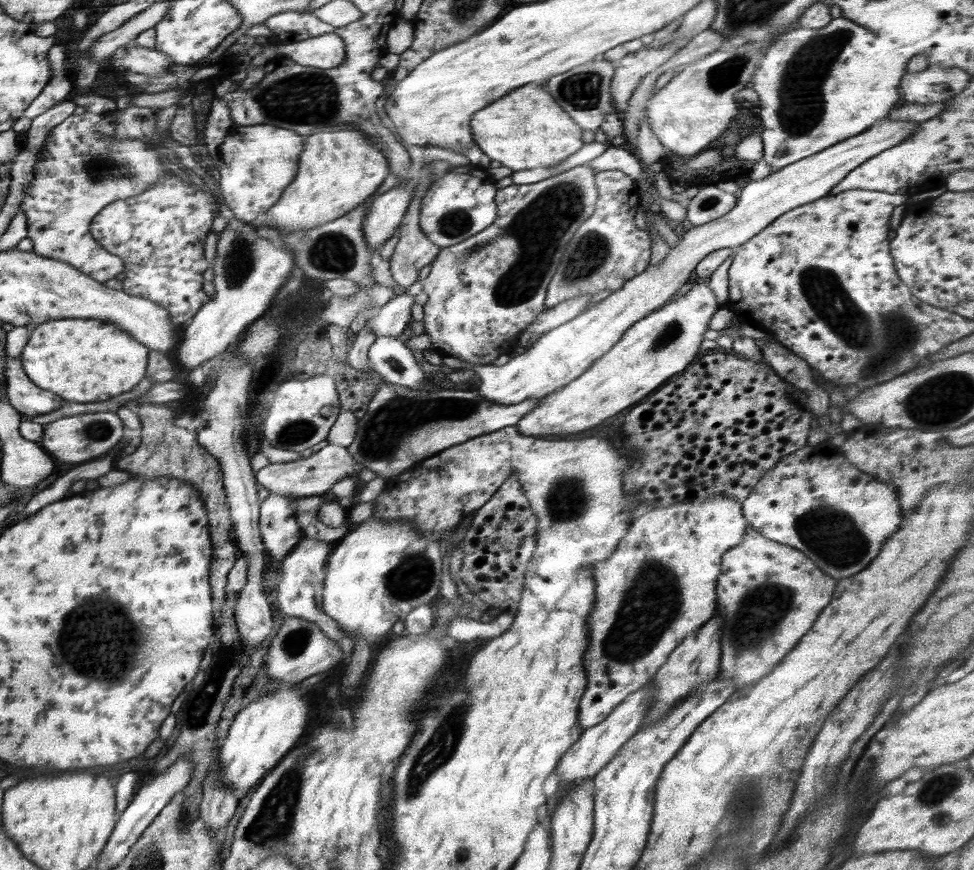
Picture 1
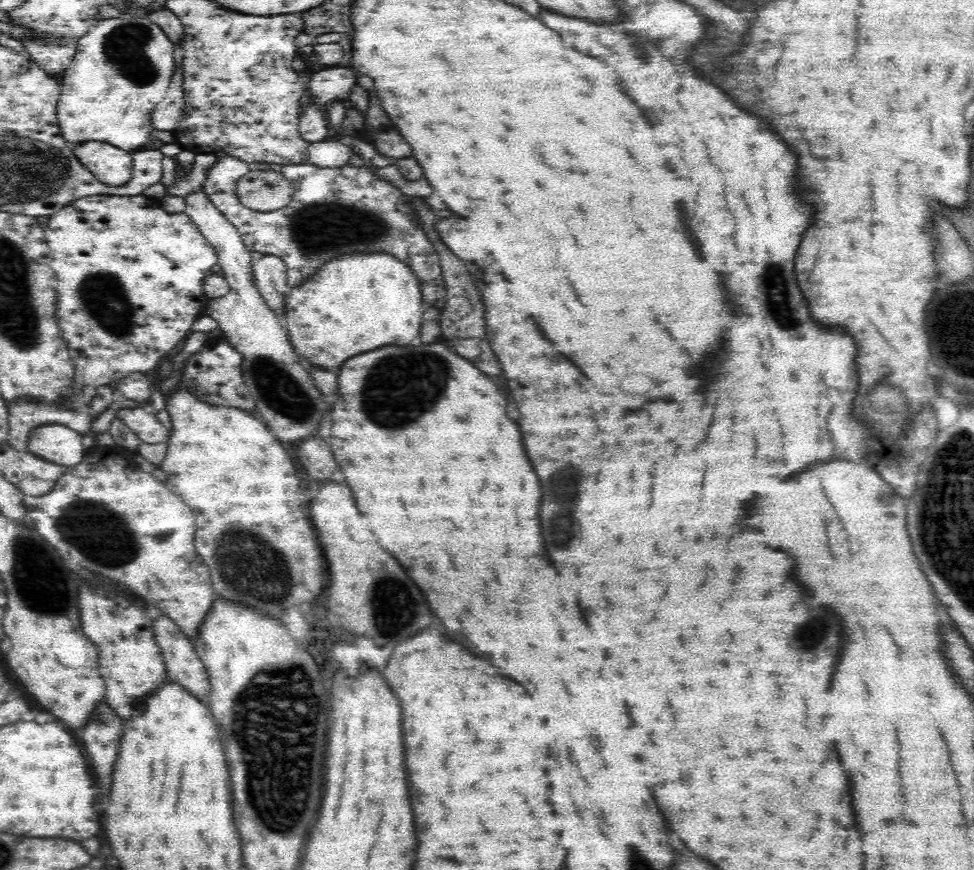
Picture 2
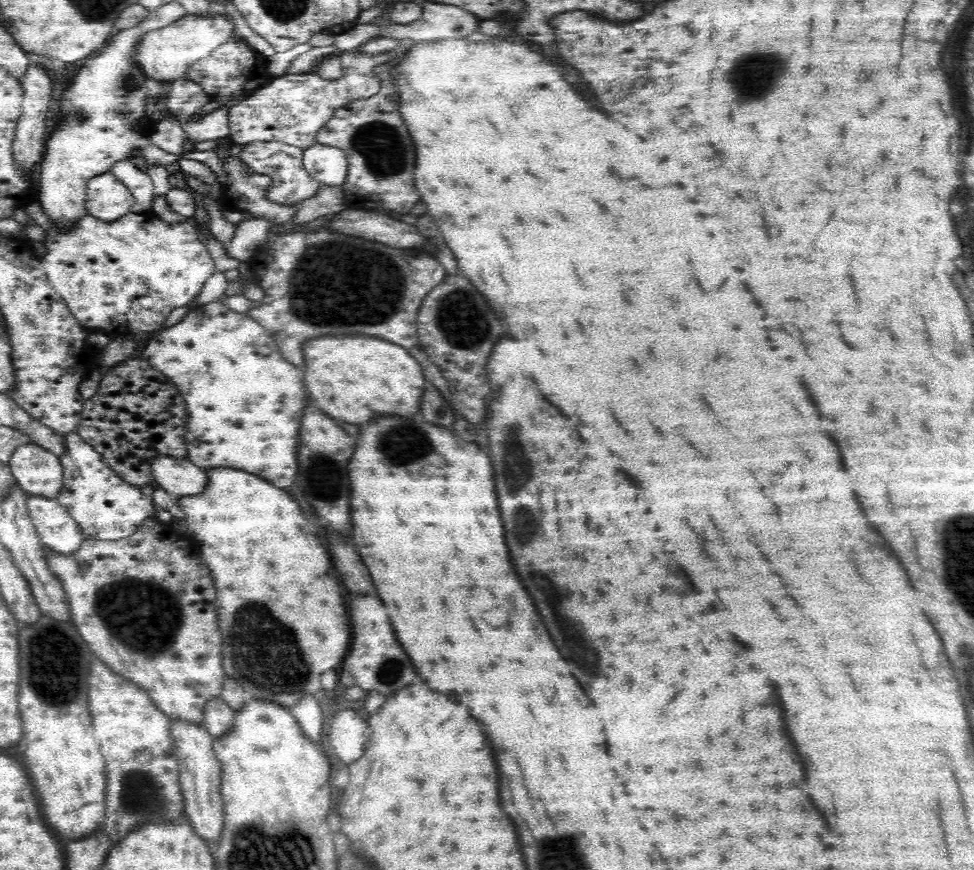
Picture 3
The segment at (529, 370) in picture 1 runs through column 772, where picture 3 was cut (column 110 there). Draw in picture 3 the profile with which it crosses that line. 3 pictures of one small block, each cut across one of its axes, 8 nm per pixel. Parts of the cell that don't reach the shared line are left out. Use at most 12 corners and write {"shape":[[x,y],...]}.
{"shape":[[110,171],[87,182],[86,210],[115,221],[135,198]]}

